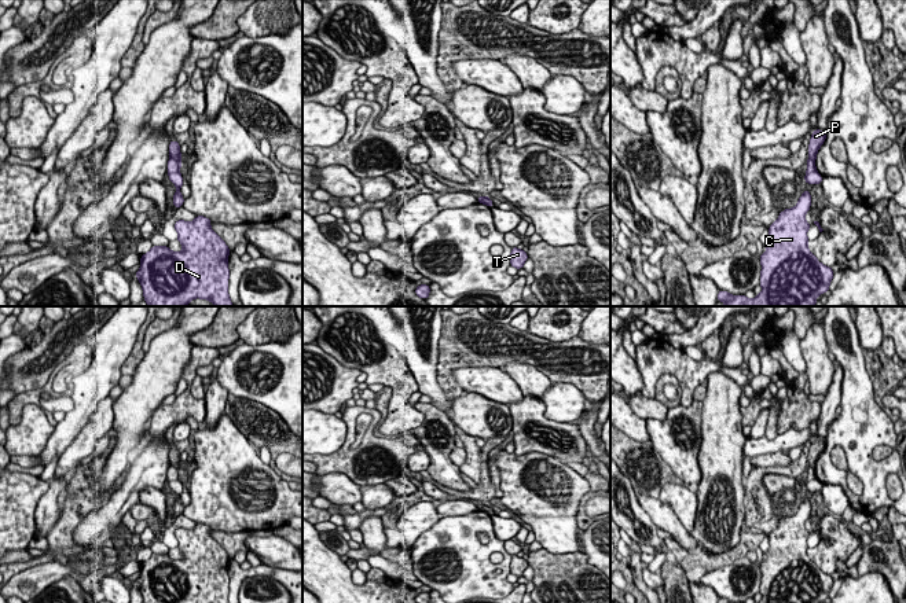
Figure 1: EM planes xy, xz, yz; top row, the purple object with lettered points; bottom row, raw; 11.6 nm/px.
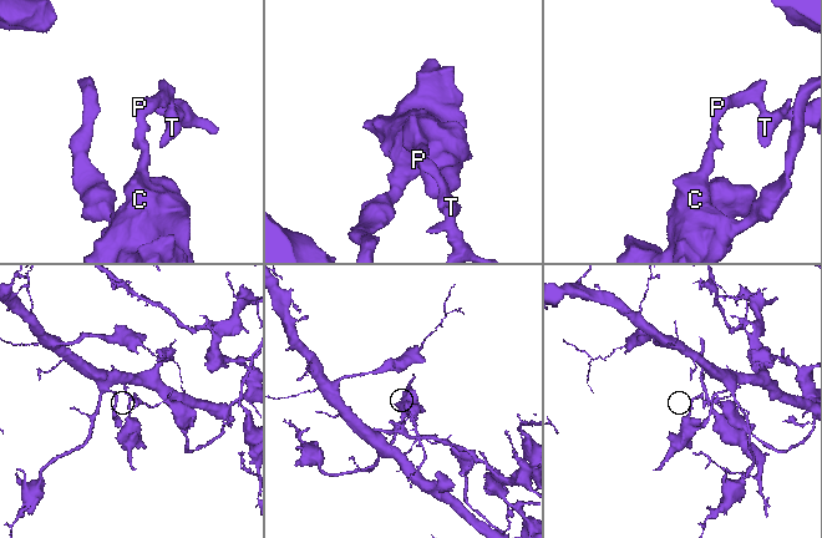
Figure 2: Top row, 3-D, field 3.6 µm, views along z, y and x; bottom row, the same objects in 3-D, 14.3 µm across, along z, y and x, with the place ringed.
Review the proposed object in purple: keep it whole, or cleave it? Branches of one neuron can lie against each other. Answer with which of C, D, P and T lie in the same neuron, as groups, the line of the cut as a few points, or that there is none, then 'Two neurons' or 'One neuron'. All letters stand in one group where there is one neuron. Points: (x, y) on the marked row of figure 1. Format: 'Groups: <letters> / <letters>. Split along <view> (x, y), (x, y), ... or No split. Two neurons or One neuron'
Groups: C D / P T. Split along xy (171, 157), (180, 165). Two neurons

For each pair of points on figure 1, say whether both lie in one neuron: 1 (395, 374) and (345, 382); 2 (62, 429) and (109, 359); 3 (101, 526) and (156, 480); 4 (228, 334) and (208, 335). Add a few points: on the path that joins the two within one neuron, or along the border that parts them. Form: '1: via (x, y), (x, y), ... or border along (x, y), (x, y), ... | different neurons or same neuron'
1: border along (332, 356), (344, 366), (356, 367), (362, 371) | different neurons
2: via (80, 411), (85, 403), (87, 393), (101, 377) | same neuron
3: via (112, 511), (140, 480) | same neuron
4: via (223, 334), (213, 335) | same neuron

